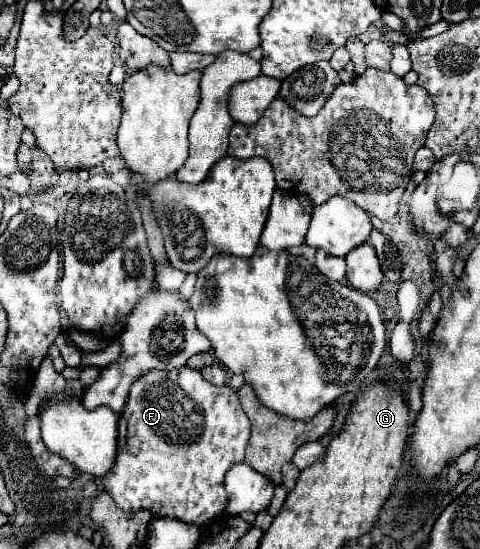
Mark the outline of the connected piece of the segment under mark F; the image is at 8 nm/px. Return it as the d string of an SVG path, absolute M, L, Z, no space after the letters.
M187 365L171 371L151 369L131 385L129 401L119 417L117 461L111 473L105 475L103 485L125 511L149 509L155 517L171 517L201 527L225 509L227 493L223 489L223 475L231 465L243 461L249 433L249 419L235 389L229 385L213 385L203 379L201 371Z

